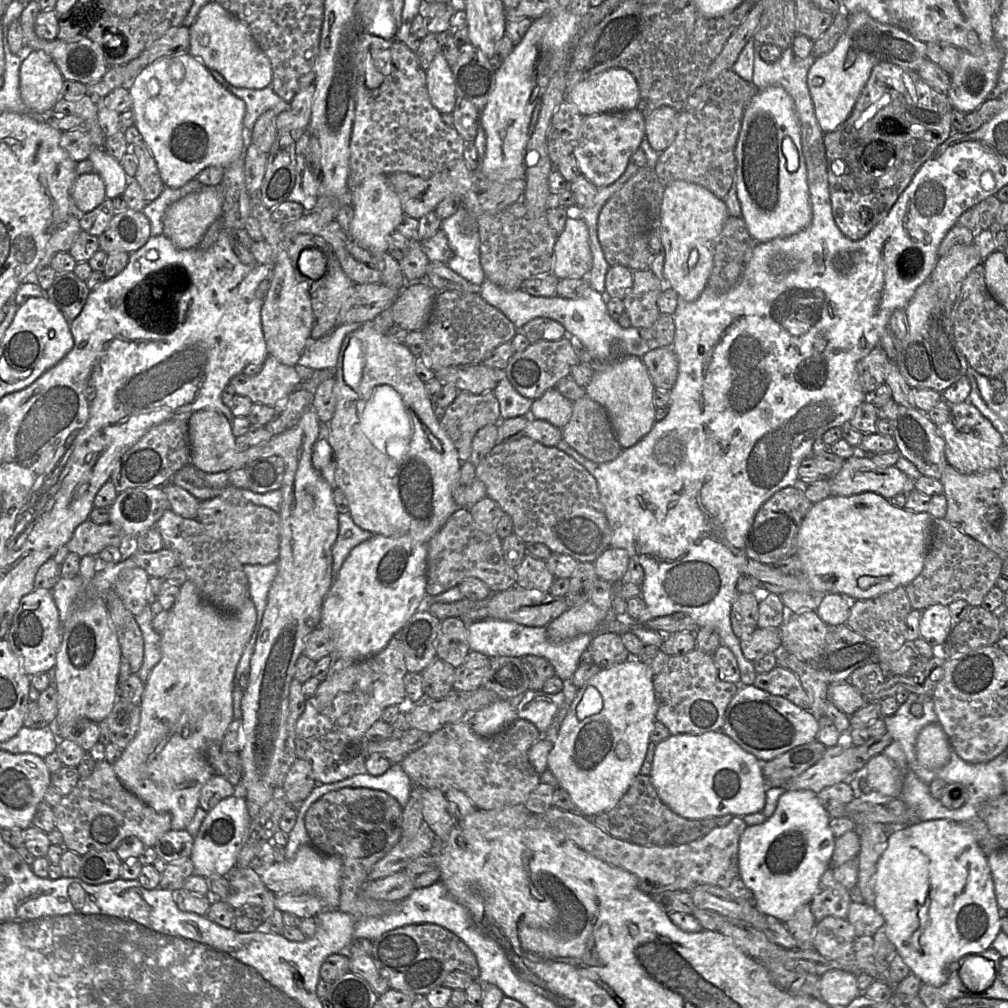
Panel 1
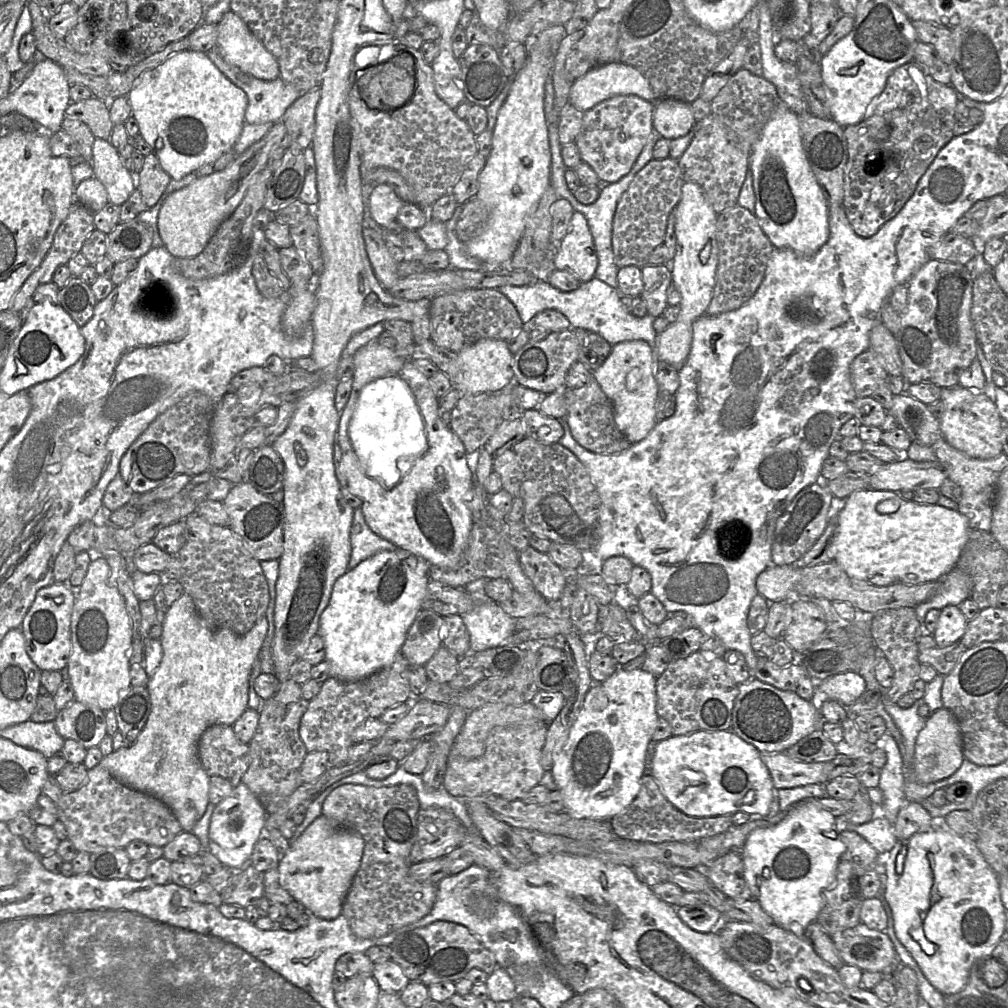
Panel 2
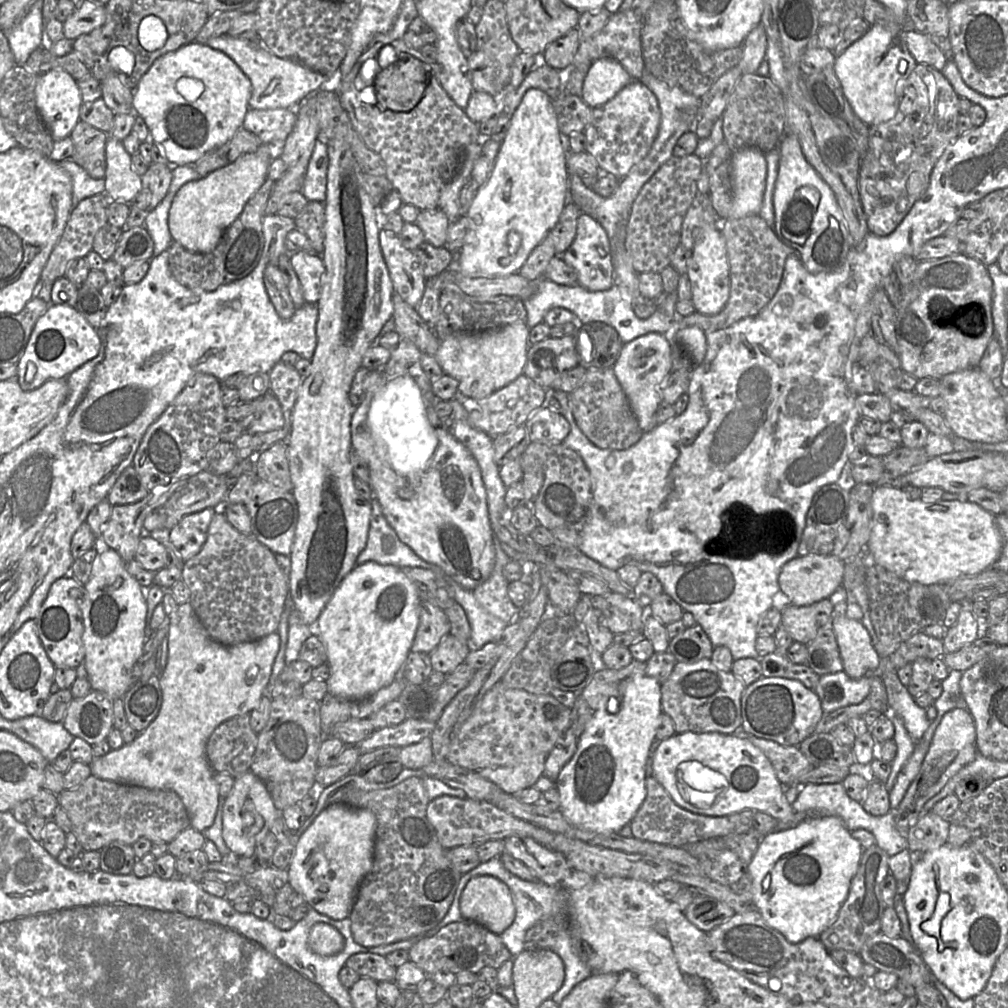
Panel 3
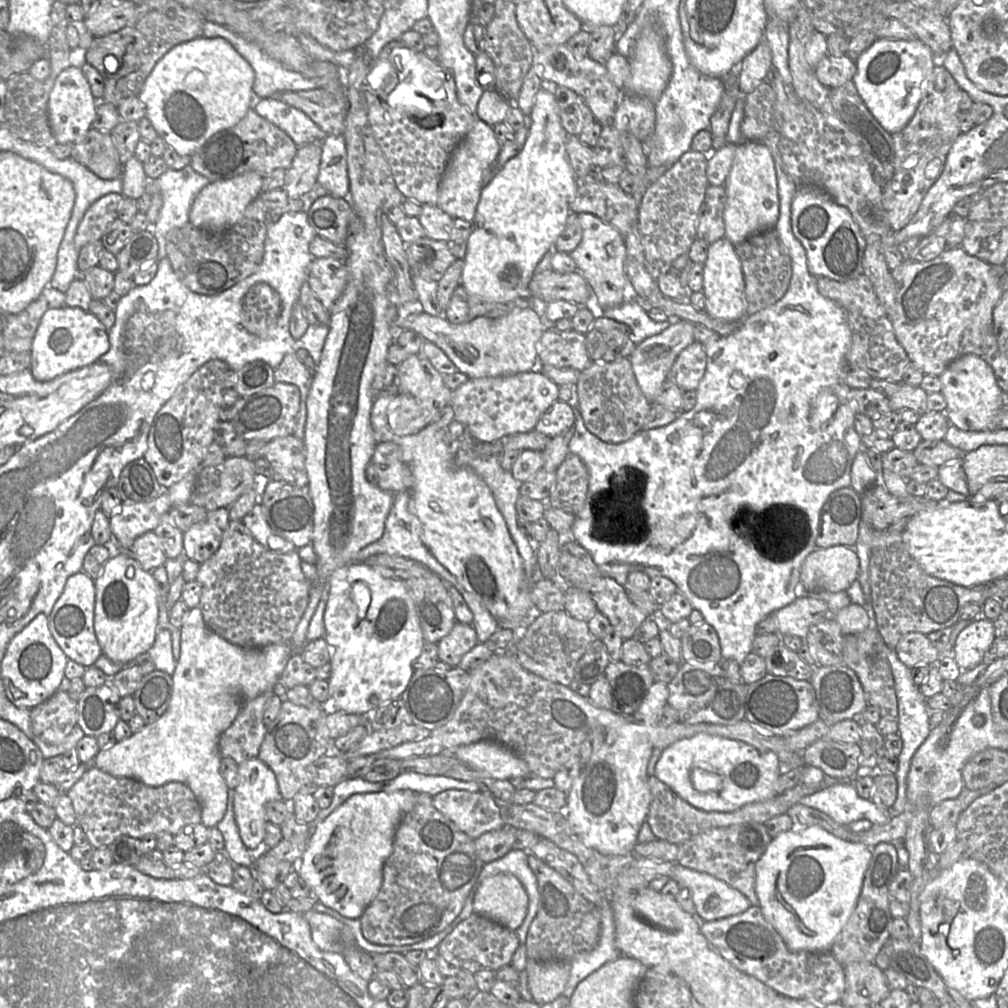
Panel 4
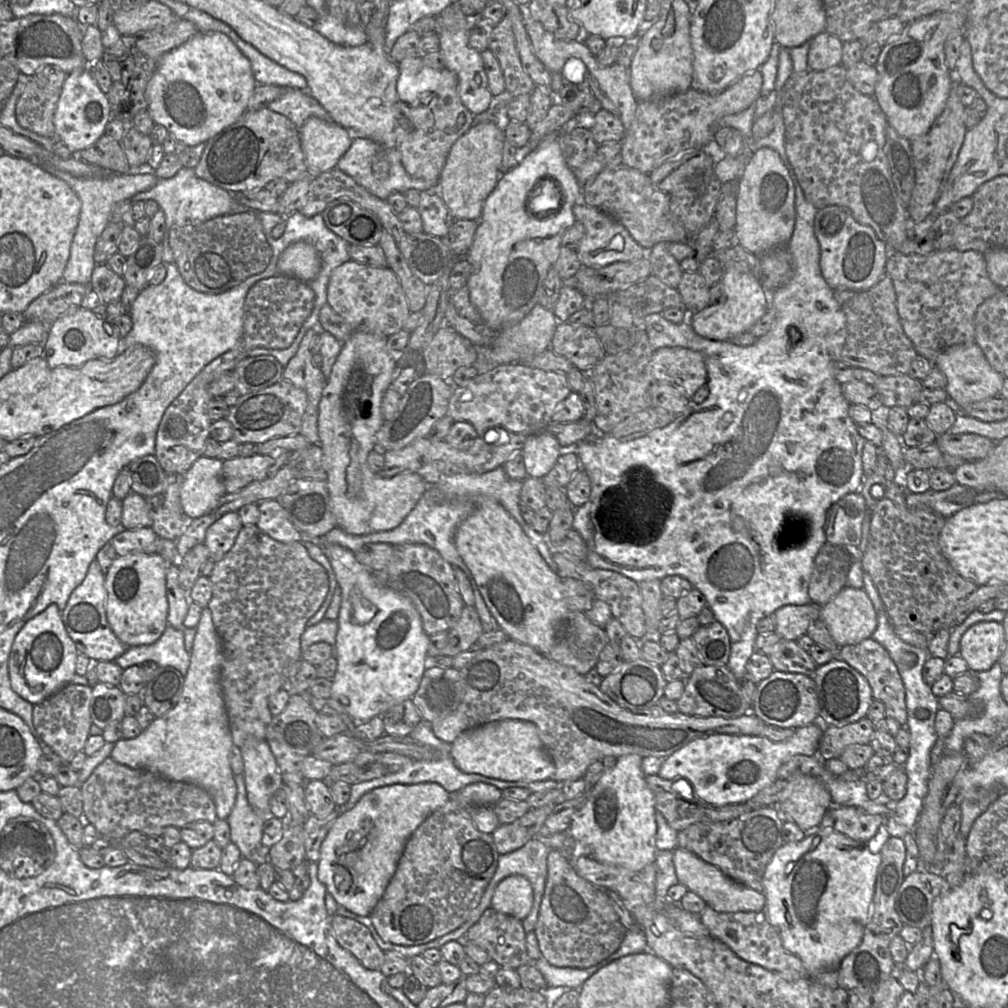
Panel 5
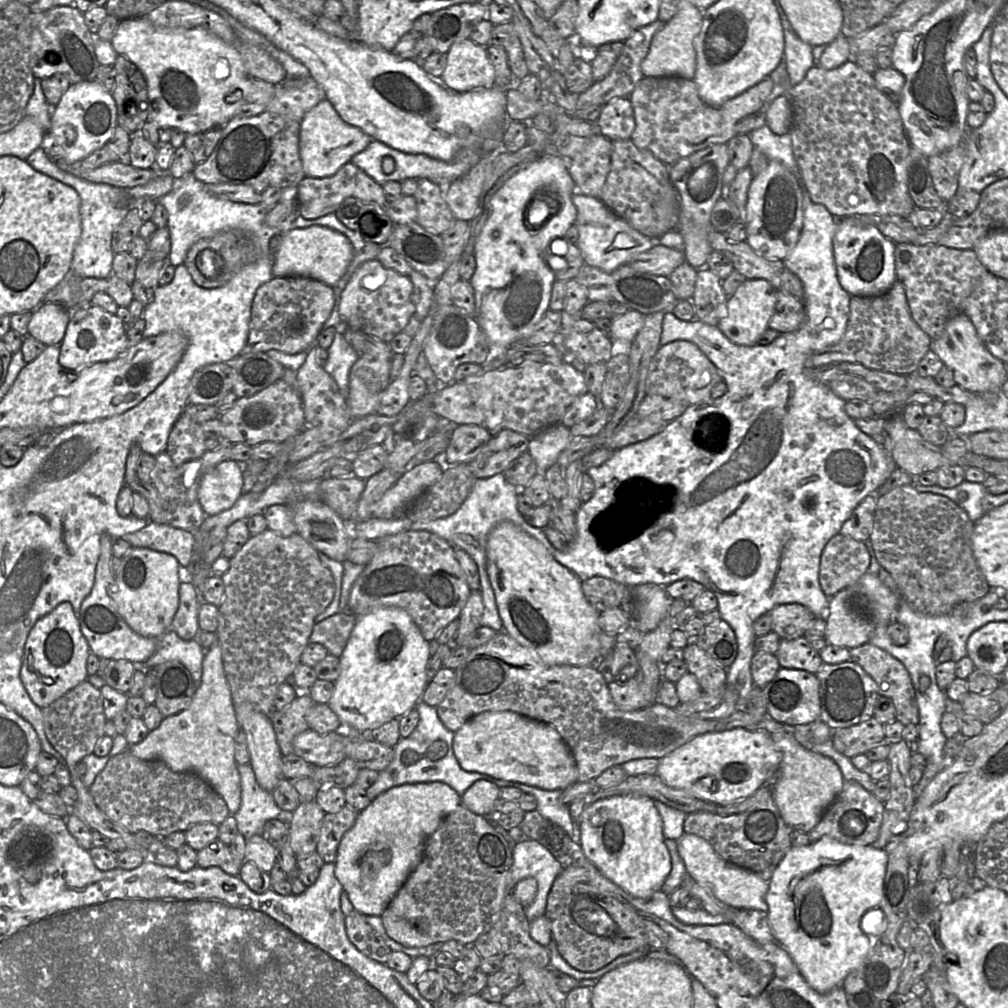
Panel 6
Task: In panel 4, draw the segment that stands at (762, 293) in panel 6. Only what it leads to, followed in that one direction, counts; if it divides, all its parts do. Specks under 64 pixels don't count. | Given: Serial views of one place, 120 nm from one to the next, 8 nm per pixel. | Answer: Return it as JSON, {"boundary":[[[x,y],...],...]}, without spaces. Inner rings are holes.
{"boundary":[[[726,237],[710,243],[703,265],[704,311],[712,318],[723,321],[734,322],[743,319],[746,314],[745,280],[734,245]],[[678,320],[661,333],[648,337],[635,346],[629,360],[637,383],[650,403],[653,403],[667,380],[667,375],[680,352],[695,341],[694,324],[686,320]]]}

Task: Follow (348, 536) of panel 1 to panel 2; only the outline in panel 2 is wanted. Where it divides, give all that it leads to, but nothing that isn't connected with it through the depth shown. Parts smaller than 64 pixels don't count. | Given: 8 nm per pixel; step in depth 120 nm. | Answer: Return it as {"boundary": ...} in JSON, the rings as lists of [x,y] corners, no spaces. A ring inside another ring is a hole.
{"boundary":[[[361,508],[354,510],[350,531],[351,555],[348,567],[353,569],[360,562],[382,551],[398,548],[392,542],[374,533],[367,525]]]}

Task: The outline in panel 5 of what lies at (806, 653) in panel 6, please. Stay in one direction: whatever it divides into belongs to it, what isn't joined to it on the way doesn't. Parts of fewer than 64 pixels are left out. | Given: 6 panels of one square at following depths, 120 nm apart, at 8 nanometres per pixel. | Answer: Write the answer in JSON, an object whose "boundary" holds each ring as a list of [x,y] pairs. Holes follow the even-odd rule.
{"boundary":[[[780,639],[769,654],[774,670],[800,673],[813,677],[818,665],[809,652],[802,649],[795,640]]]}

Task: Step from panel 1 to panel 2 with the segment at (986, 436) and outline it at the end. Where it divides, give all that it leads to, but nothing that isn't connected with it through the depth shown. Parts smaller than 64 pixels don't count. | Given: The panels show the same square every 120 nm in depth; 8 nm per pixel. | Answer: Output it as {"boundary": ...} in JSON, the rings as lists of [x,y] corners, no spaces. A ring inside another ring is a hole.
{"boundary":[[[959,385],[941,388],[940,401],[944,405],[940,431],[948,444],[976,459],[992,459],[1002,453],[1003,420],[995,402],[983,390]]]}

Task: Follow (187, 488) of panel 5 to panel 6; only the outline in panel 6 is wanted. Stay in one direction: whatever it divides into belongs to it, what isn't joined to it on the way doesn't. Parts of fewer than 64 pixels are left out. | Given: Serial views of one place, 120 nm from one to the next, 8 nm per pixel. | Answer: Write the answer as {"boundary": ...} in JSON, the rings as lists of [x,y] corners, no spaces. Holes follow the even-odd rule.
{"boundary":[[[228,459],[210,468],[202,476],[198,499],[207,515],[229,509],[243,494],[244,463]]]}

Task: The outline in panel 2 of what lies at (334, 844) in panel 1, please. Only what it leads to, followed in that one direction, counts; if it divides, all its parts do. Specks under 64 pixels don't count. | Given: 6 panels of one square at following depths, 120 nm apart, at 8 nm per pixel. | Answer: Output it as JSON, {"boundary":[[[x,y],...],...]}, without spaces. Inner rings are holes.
{"boundary":[[[345,784],[335,788],[323,802],[323,816],[364,839],[360,867],[342,907],[342,915],[358,938],[379,938],[397,931],[426,916],[435,903],[437,885],[418,882],[409,876],[412,865],[409,856],[416,841],[419,809],[417,791],[409,784],[388,787]]]}

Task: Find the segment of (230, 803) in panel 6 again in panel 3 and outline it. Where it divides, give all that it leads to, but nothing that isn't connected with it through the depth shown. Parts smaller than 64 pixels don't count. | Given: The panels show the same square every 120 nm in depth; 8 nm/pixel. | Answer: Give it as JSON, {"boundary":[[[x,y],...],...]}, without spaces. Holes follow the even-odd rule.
{"boundary":[[[190,603],[179,605],[177,611],[169,617],[168,659],[159,677],[162,705],[158,716],[132,743],[94,759],[90,766],[92,775],[102,780],[176,792],[189,813],[191,827],[205,833],[215,821],[220,799],[214,780],[215,772],[206,755],[207,742],[221,723],[250,713],[259,706],[270,681],[272,666],[279,651],[280,637],[274,632],[252,642],[222,645],[210,637]]]}

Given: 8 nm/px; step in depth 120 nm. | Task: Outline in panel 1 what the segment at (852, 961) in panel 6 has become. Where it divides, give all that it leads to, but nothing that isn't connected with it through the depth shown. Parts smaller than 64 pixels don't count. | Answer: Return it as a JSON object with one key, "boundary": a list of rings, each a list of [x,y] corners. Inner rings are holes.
{"boundary":[[[805,789],[787,790],[779,797],[774,813],[763,823],[748,826],[740,837],[738,874],[753,892],[756,908],[782,922],[800,906],[809,904],[833,855],[836,837],[829,826],[831,817],[816,794]]]}

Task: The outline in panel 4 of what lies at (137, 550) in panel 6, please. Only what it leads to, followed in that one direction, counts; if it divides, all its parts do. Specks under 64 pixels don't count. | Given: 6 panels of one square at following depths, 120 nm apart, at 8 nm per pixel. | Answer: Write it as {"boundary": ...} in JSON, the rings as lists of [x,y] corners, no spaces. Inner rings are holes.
{"boundary":[[[124,554],[109,558],[102,575],[95,580],[94,630],[102,655],[126,664],[146,653],[155,643],[158,631],[158,584],[140,564]]]}

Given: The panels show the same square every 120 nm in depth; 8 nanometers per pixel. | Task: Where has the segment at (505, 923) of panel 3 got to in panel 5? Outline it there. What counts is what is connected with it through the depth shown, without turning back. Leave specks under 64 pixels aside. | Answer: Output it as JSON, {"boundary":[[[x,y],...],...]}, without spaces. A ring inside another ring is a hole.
{"boundary":[[[522,875],[504,878],[496,887],[491,899],[491,907],[503,914],[524,920],[533,905],[533,888]]]}

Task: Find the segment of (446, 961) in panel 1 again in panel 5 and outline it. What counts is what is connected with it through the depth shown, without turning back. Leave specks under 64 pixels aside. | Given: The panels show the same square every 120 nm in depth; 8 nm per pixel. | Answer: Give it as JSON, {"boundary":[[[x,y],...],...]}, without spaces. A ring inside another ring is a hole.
{"boundary":[[[490,906],[466,932],[464,941],[484,949],[490,960],[500,967],[517,969],[536,962],[528,955],[526,935],[523,920],[498,912]]]}

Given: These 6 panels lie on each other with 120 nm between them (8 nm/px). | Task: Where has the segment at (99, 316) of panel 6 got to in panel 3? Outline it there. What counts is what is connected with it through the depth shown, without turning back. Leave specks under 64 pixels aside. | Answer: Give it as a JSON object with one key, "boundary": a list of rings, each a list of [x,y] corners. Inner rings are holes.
{"boundary":[[[52,304],[37,320],[25,353],[17,364],[19,384],[24,391],[30,391],[49,380],[66,378],[81,365],[95,358],[100,347],[97,329],[76,309]]]}

